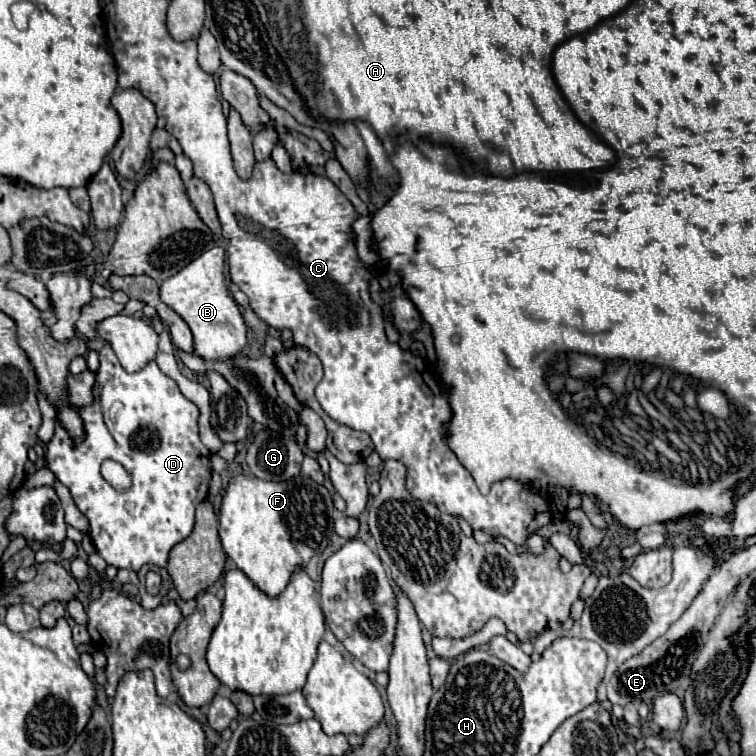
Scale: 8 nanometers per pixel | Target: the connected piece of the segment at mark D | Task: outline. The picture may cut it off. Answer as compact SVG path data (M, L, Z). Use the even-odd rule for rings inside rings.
M109 345L99 351L101 367L97 371L97 391L103 411L91 411L91 407L77 409L83 415L83 423L87 427L87 439L79 443L79 447L71 447L71 439L67 439L67 431L63 427L55 427L55 437L47 443L47 461L49 469L55 477L71 491L77 509L89 519L91 523L91 539L97 547L97 553L117 569L133 569L139 571L143 565L151 563L157 567L167 565L167 555L173 545L183 541L195 525L195 507L201 491L203 501L207 497L211 469L209 469L209 451L199 439L197 421L199 421L199 407L189 401L177 387L177 383L161 373L155 361L147 363L137 373L127 373L117 355ZM105 459L119 461L125 471L131 475L131 487L127 491L115 491L103 477L101 477L101 463Z

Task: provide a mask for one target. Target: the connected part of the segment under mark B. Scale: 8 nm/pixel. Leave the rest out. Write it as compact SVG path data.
M213 247L161 283L161 301L185 319L195 337L195 353L205 361L227 359L247 345L247 327L227 289L223 255L221 247Z

